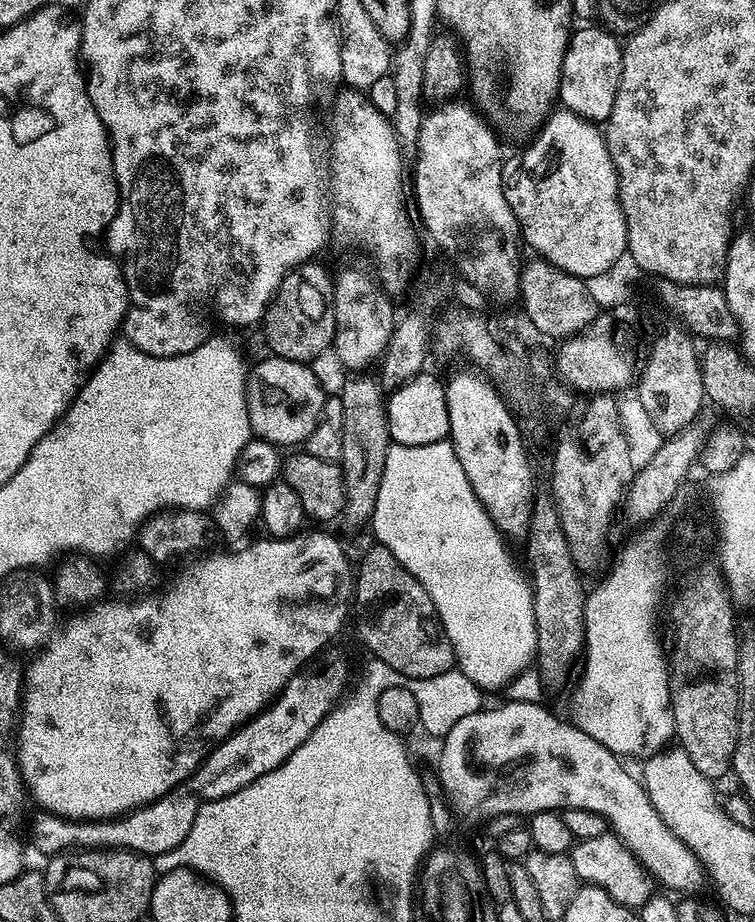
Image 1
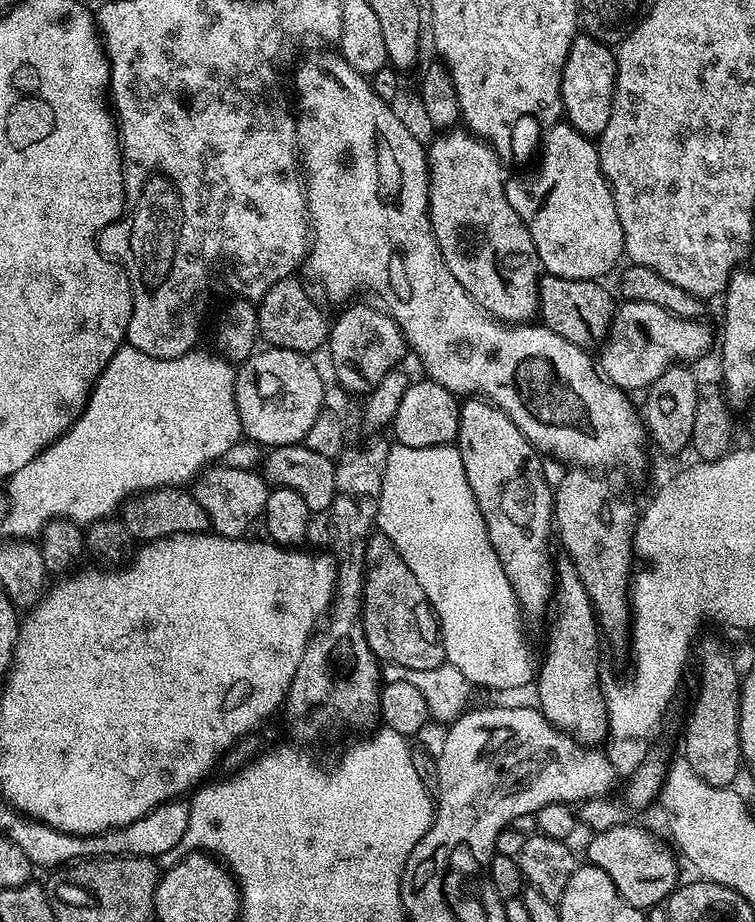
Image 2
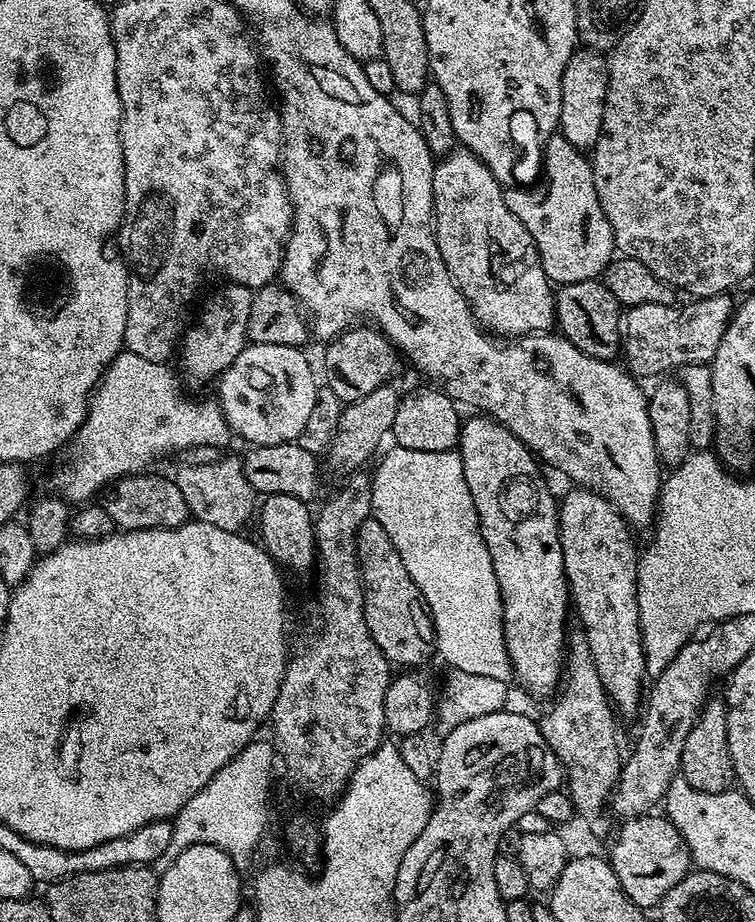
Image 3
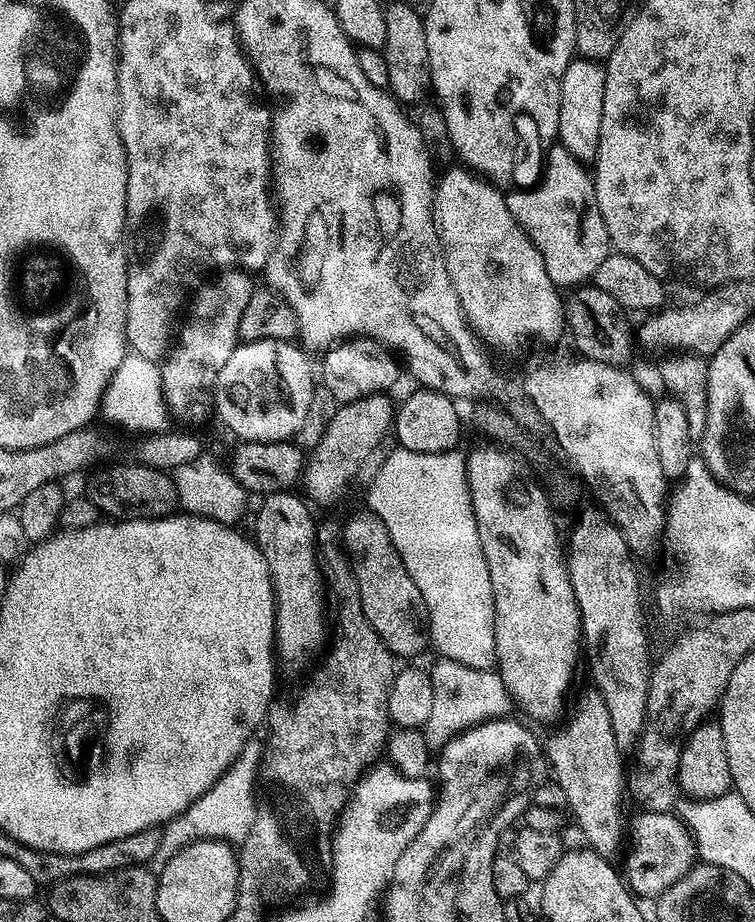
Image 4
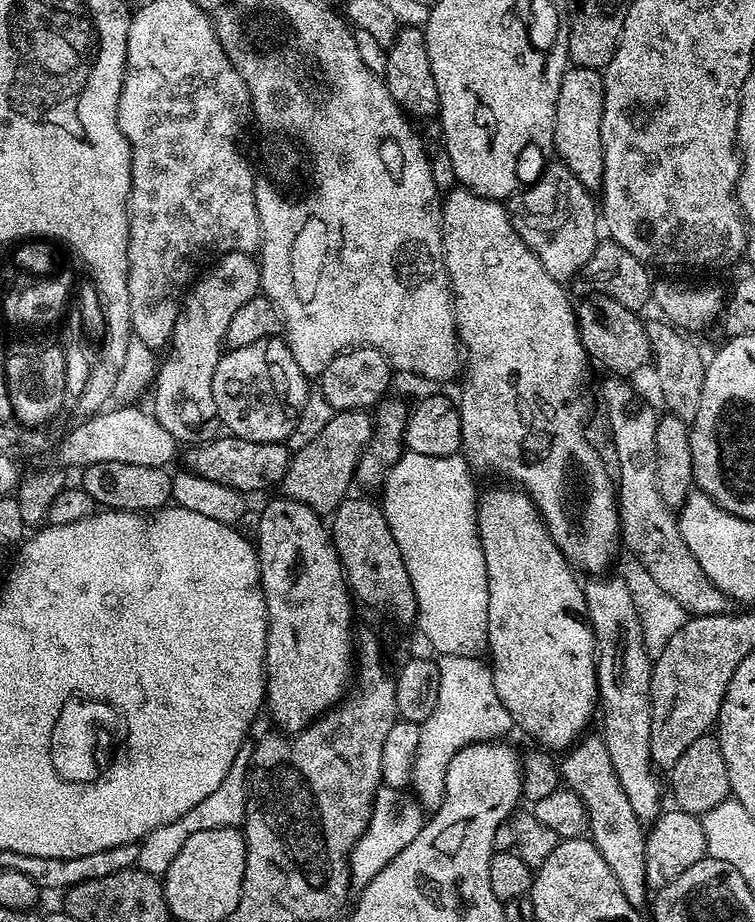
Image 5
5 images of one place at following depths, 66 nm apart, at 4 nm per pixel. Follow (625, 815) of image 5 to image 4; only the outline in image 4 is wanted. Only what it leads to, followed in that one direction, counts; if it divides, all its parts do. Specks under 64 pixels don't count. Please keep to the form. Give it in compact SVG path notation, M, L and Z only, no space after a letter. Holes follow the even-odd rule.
M589 690L584 697L581 698L580 702L576 706L576 713L573 714L572 718L569 720L568 725L565 728L560 728L552 737L549 738L548 744L546 740L546 764L550 769L551 774L554 777L554 781L558 786L562 786L562 791L566 794L566 808L567 811L572 811L572 816L576 819L576 824L578 827L584 831L584 836L586 839L587 847L591 848L593 852L597 852L598 855L605 858L612 858L612 855L616 851L623 849L626 844L626 820L624 824L624 796L626 800L626 764L624 768L625 757L620 751L618 742L614 742L614 726L610 726L610 710L606 710L606 702L602 702L602 694L595 690Z

